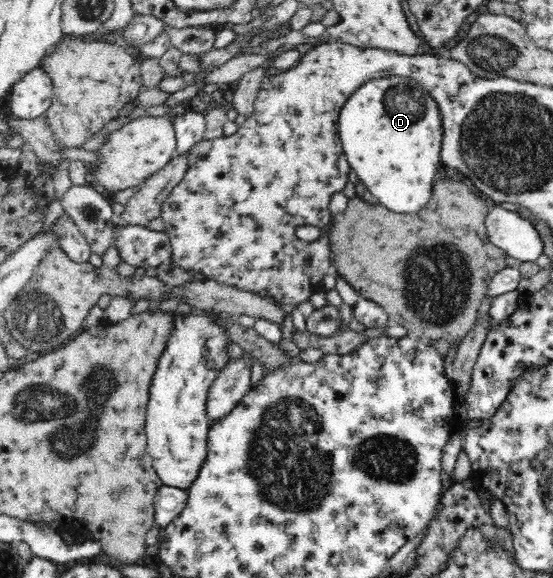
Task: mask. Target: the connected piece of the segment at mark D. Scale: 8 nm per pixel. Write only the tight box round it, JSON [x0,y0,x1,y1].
[337,76,443,213]

